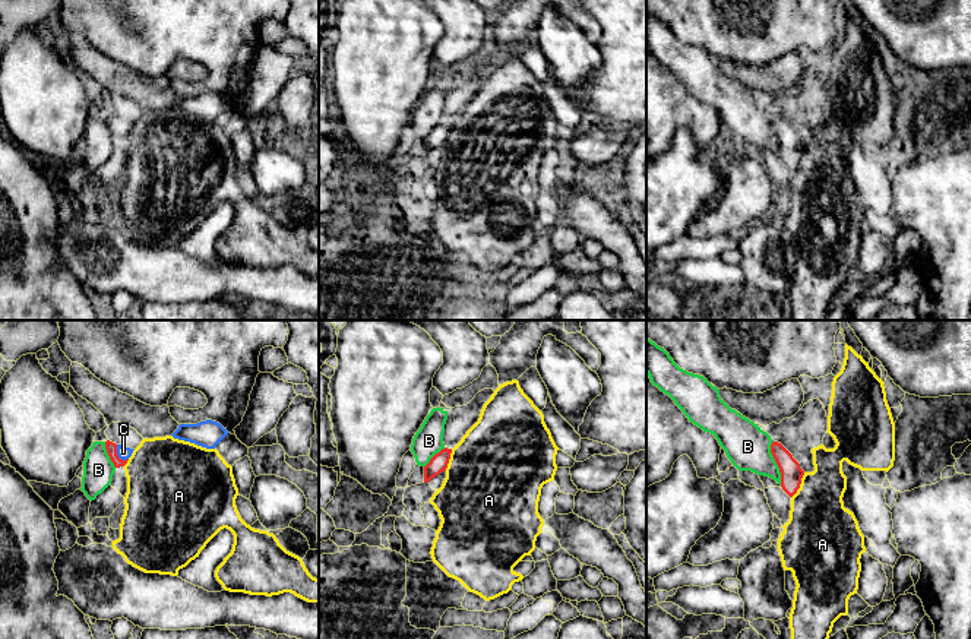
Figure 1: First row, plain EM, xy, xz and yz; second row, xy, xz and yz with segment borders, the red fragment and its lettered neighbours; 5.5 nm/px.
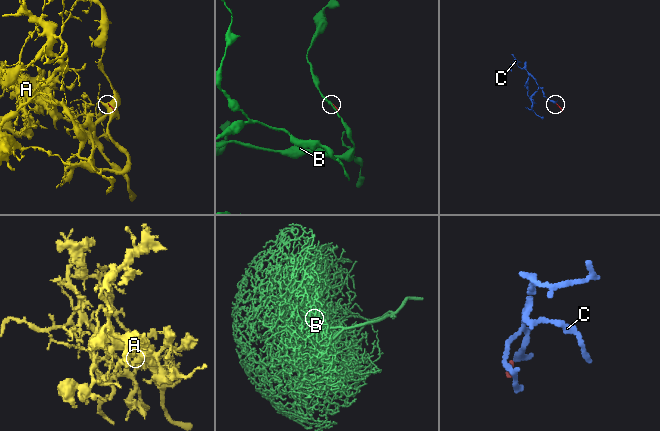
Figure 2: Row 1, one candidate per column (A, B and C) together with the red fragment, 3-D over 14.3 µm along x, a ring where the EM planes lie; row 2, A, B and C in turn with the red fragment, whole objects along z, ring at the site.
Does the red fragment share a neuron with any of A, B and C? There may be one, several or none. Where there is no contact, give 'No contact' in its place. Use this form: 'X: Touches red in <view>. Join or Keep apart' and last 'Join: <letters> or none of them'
A: Touches red in yz. Keep apart
B: Touches red in yz. Keep apart
C: Touches red in xy. Join
Join: C

